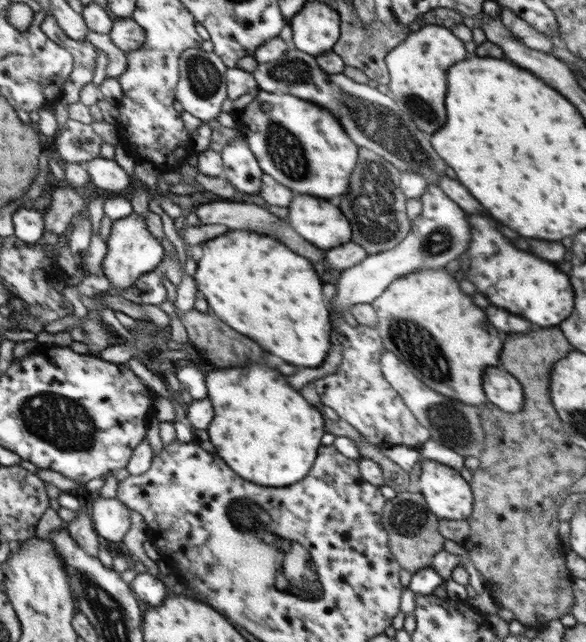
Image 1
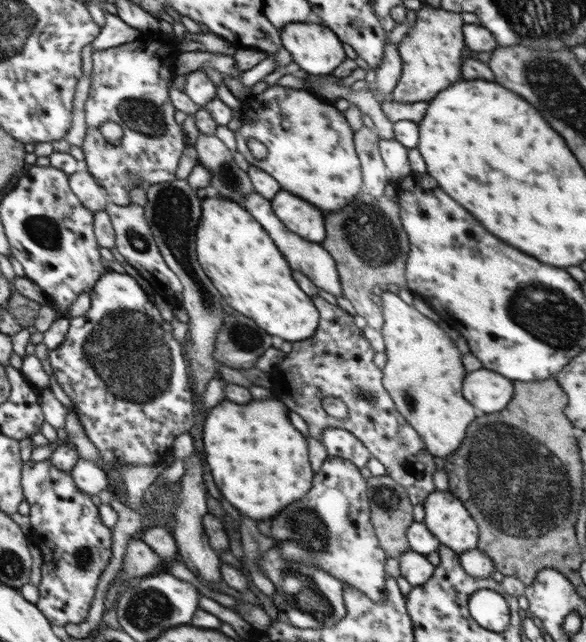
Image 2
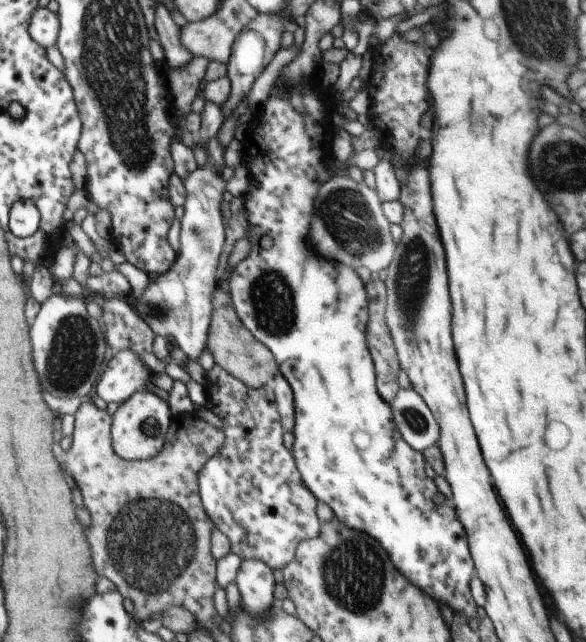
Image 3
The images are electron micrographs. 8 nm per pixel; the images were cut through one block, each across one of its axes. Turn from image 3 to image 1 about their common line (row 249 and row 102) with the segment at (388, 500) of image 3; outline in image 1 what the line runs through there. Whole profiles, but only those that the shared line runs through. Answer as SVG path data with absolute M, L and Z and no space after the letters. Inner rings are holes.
M260 90L254 93L252 102L237 113L236 124L263 174L272 176L294 192L316 198L334 198L344 194L358 160L358 148L342 130L342 122L338 122L330 110L290 94ZM265 102L271 104L269 111L262 109Z

